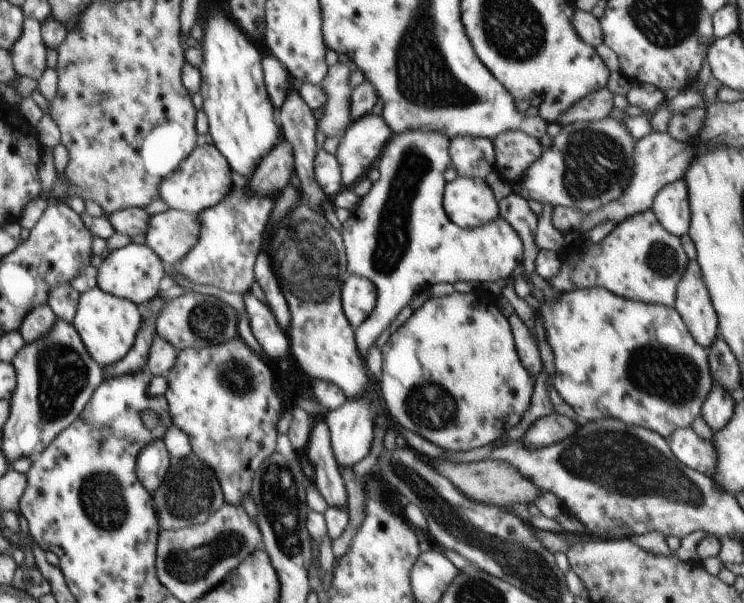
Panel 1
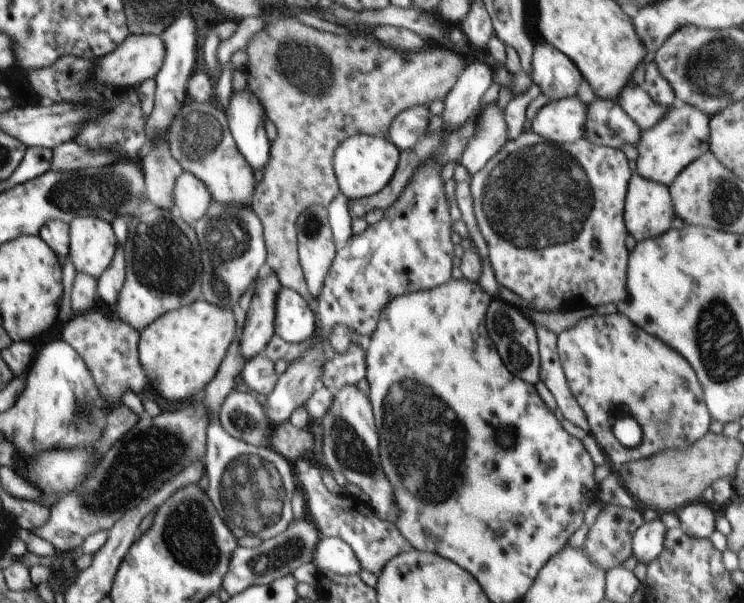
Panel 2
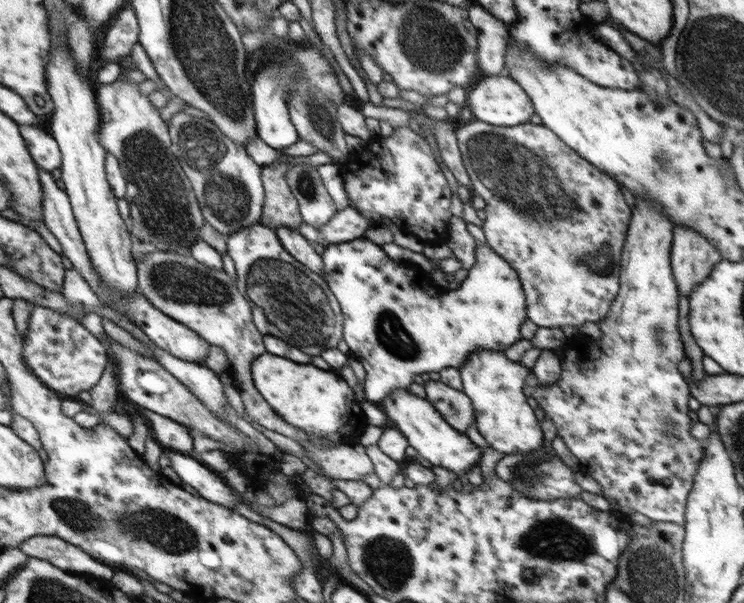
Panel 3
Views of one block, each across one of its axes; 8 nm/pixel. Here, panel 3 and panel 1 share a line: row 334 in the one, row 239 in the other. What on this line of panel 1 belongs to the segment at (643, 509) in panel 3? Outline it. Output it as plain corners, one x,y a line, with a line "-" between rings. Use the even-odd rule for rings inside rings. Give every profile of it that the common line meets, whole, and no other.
652,209
629,216
603,240
582,247
582,239
574,246
564,246
559,256
562,266
557,275
547,282
557,293
569,293
576,289
604,287
616,296
630,300
675,306
678,283
685,273
689,258
680,237
670,234
661,224

